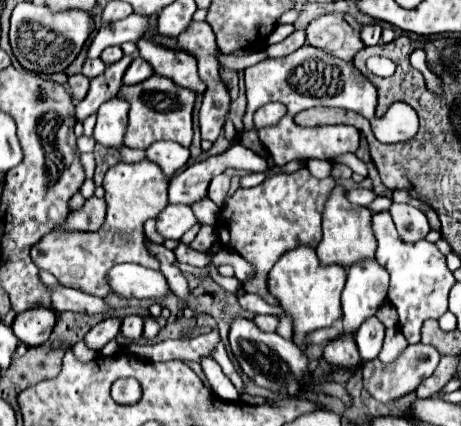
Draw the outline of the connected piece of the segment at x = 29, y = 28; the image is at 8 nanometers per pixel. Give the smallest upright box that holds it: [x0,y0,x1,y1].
[10,2,92,74]

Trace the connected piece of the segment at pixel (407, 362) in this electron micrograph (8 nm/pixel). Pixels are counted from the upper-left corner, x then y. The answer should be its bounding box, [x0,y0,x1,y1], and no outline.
[362,344,440,404]

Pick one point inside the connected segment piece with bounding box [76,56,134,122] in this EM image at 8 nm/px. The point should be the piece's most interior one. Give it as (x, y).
(102, 88)

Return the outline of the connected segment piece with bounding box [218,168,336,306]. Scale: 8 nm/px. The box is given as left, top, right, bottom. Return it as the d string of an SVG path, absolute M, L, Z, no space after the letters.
M300 168L294 174L268 176L260 186L254 188L238 188L228 198L218 216L218 238L226 248L236 250L254 266L254 276L242 282L246 292L258 294L272 306L278 304L266 286L268 272L284 252L300 244L312 248L318 246L322 240L322 210L334 186L334 178L318 180L306 168Z

